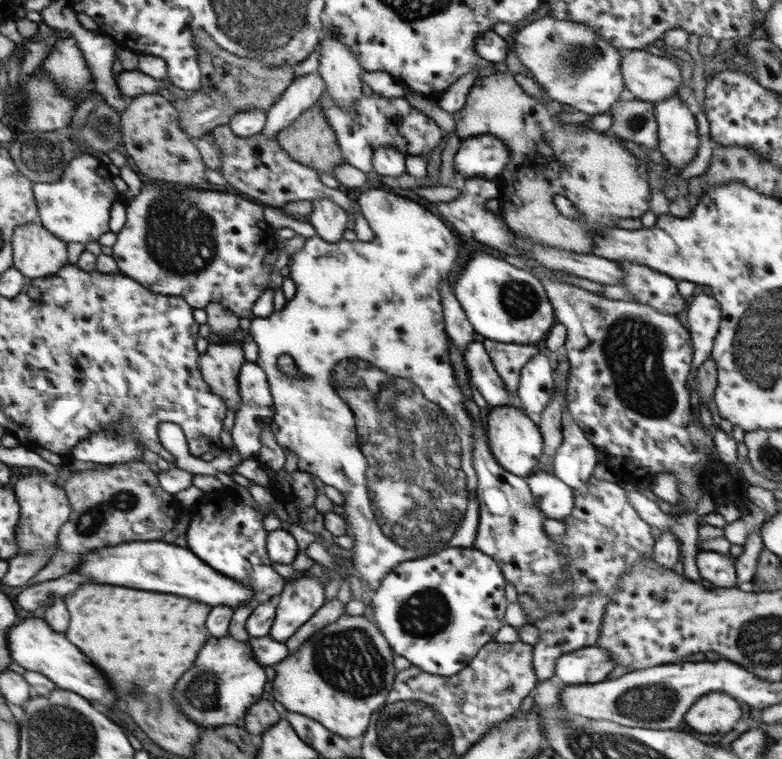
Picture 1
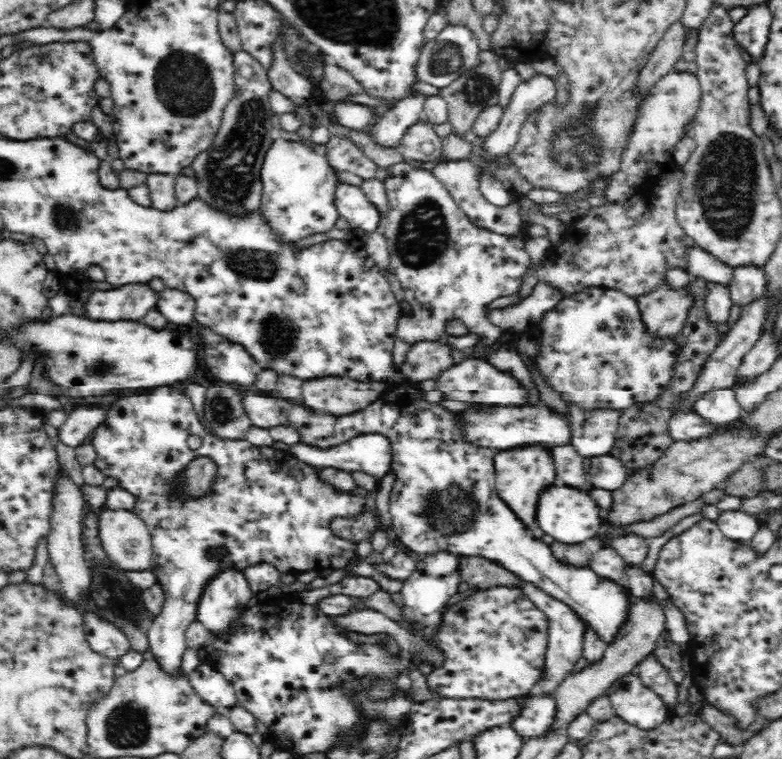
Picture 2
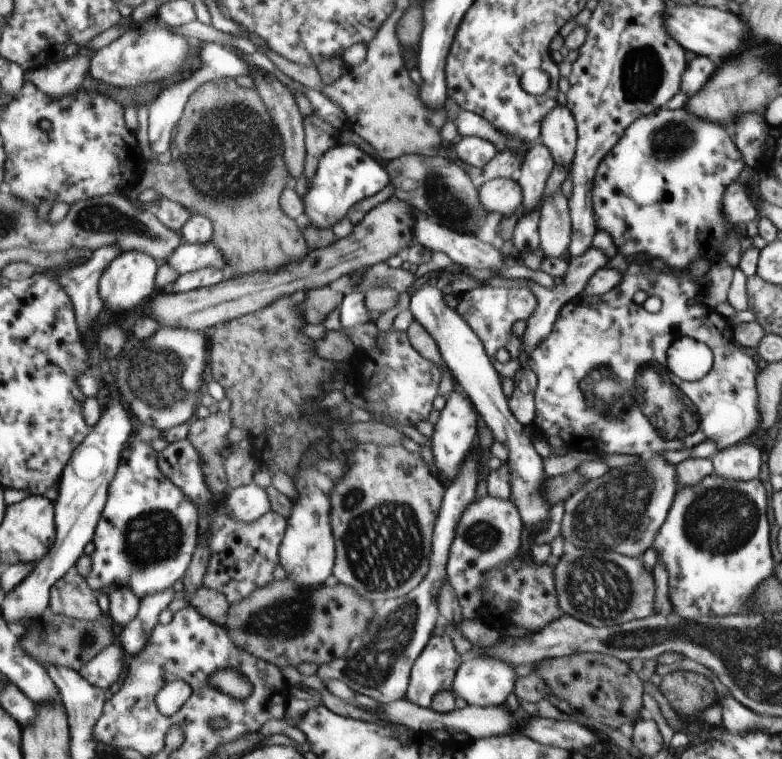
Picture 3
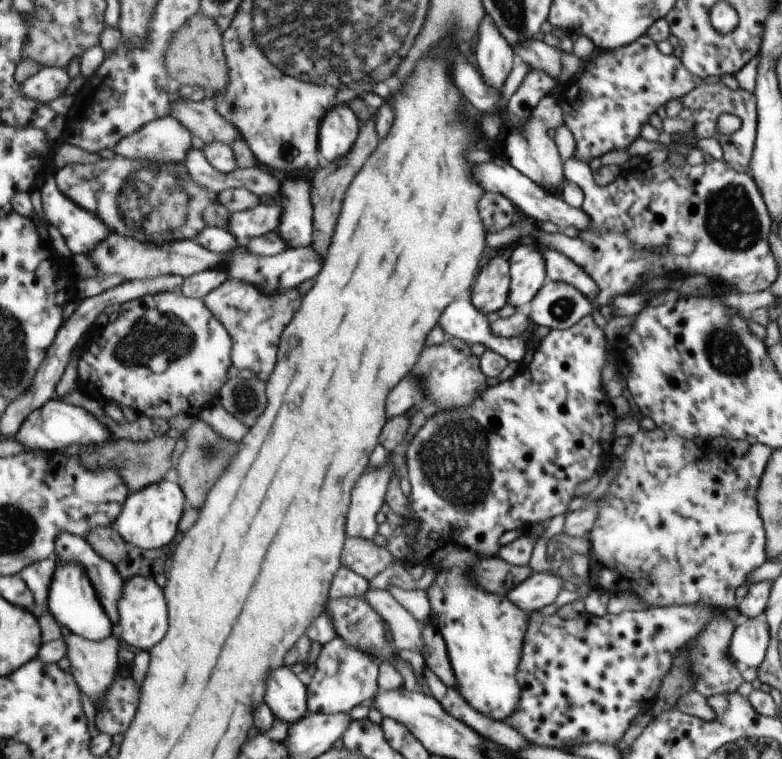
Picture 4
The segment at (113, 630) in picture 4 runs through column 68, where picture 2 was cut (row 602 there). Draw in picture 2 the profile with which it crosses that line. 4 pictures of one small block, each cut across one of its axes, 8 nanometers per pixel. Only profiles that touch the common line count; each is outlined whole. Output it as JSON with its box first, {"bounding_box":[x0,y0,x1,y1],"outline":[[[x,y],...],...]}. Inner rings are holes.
{"bounding_box":[243,377,630,644],"outline":[[[399,377],[399,379],[394,379],[390,383],[388,383],[386,390],[382,393],[382,396],[380,396],[380,398],[378,398],[378,400],[376,400],[376,402],[372,402],[372,404],[370,404],[367,408],[361,409],[360,411],[354,412],[352,414],[340,415],[340,416],[336,416],[336,415],[332,415],[332,414],[322,414],[322,412],[316,412],[316,410],[313,410],[312,408],[306,408],[306,406],[298,406],[298,404],[292,404],[292,402],[288,402],[288,400],[284,400],[284,398],[278,398],[275,394],[257,393],[257,391],[254,391],[252,388],[249,388],[248,391],[244,390],[243,394],[244,394],[244,398],[245,398],[245,400],[244,400],[245,408],[247,408],[248,417],[250,417],[250,419],[252,419],[253,425],[256,425],[257,427],[260,427],[260,428],[269,428],[269,429],[274,428],[276,426],[291,426],[293,428],[293,430],[296,431],[297,438],[299,438],[299,442],[302,444],[305,444],[306,446],[315,446],[316,448],[319,448],[320,450],[324,450],[324,449],[328,450],[328,448],[336,448],[336,446],[340,446],[340,444],[344,444],[344,442],[346,442],[347,440],[350,440],[351,438],[354,438],[354,436],[360,436],[360,434],[381,434],[382,436],[386,436],[386,438],[389,438],[390,450],[392,450],[392,461],[390,464],[389,472],[392,473],[392,475],[394,475],[394,482],[392,482],[392,486],[389,488],[389,511],[390,511],[390,514],[392,515],[392,530],[394,530],[394,536],[396,536],[396,540],[398,540],[398,542],[400,542],[400,544],[402,544],[402,546],[406,546],[406,548],[409,550],[408,551],[409,554],[412,554],[413,556],[416,555],[417,557],[422,557],[422,556],[436,554],[436,552],[449,552],[449,554],[453,554],[456,557],[473,556],[473,557],[481,557],[482,559],[491,560],[494,563],[497,563],[498,566],[505,568],[506,571],[512,572],[512,574],[516,575],[518,578],[520,578],[520,580],[536,585],[538,588],[541,588],[546,594],[552,596],[552,598],[559,600],[560,602],[563,602],[564,604],[567,604],[572,610],[575,610],[577,612],[578,616],[583,621],[586,621],[590,625],[592,625],[592,627],[594,627],[594,631],[596,631],[596,633],[598,633],[598,635],[600,635],[600,639],[602,639],[602,641],[604,641],[604,643],[608,644],[609,640],[613,637],[613,634],[616,632],[616,629],[622,624],[622,622],[624,622],[624,620],[626,620],[626,616],[628,616],[627,612],[630,608],[630,602],[628,601],[629,590],[626,587],[622,586],[622,584],[618,584],[618,582],[616,582],[616,584],[614,584],[614,582],[612,582],[611,580],[606,580],[605,578],[599,577],[590,568],[574,568],[574,566],[562,566],[562,564],[560,564],[560,562],[558,562],[558,560],[556,560],[556,557],[553,555],[553,552],[550,552],[551,548],[548,548],[548,546],[546,546],[546,544],[544,544],[544,542],[540,542],[540,540],[538,540],[538,538],[534,538],[534,536],[530,536],[530,532],[528,532],[528,528],[526,528],[527,524],[524,524],[524,521],[522,521],[522,519],[520,519],[520,517],[516,516],[514,509],[512,509],[512,507],[510,507],[510,505],[506,504],[506,501],[504,501],[504,499],[500,498],[500,495],[498,495],[498,491],[496,490],[496,486],[495,486],[496,485],[496,482],[495,482],[496,470],[495,470],[494,459],[492,457],[492,456],[494,456],[494,452],[492,452],[492,449],[488,448],[488,447],[484,447],[484,445],[476,445],[476,443],[472,443],[472,441],[470,441],[470,439],[466,439],[466,435],[464,435],[464,429],[462,429],[462,419],[459,418],[459,416],[458,416],[459,414],[454,413],[452,410],[448,410],[447,408],[445,408],[445,406],[441,406],[440,403],[429,402],[428,400],[425,400],[425,398],[423,397],[423,395],[425,394],[424,392],[425,392],[424,390],[420,390],[420,388],[418,388],[418,382],[412,381],[410,379],[406,379],[403,377]],[[428,492],[430,492],[430,494],[432,494],[432,496],[430,496],[430,498],[428,498],[428,514],[422,514],[422,498],[424,498],[424,496],[426,496],[426,494],[428,494]]]}

